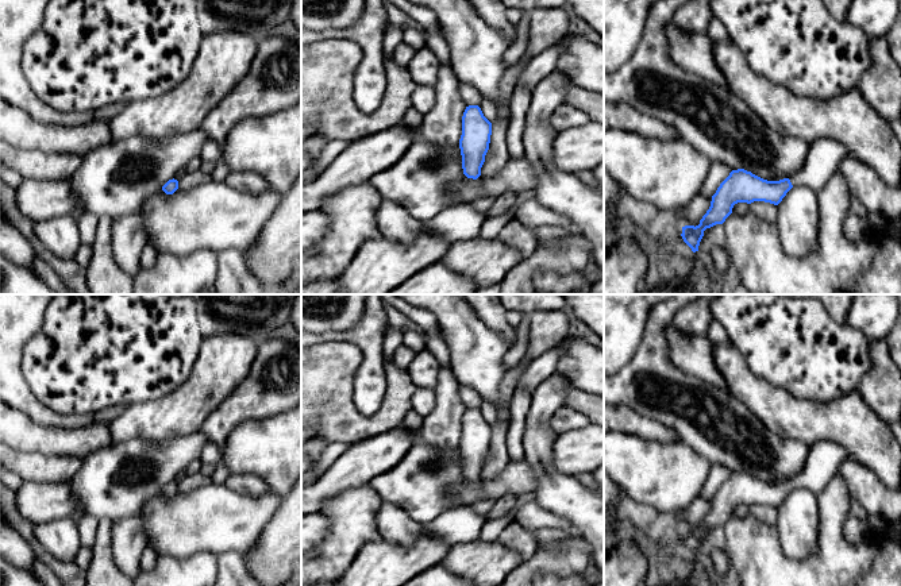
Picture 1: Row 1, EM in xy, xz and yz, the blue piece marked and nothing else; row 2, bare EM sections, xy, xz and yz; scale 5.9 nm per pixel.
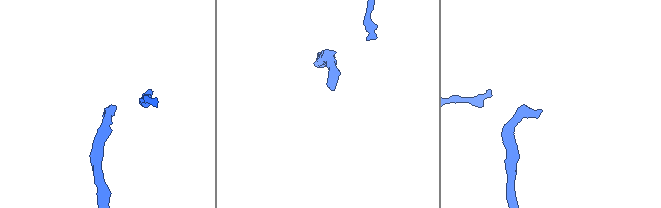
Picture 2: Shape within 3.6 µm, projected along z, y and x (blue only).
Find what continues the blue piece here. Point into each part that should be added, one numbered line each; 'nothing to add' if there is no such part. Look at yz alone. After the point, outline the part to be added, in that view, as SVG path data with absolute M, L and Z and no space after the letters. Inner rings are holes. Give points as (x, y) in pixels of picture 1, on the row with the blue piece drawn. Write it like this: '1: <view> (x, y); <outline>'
1: yz (823, 158); M821 139L810 143L802 169L789 180L793 186L805 185L819 193L847 155L847 147L838 140Z

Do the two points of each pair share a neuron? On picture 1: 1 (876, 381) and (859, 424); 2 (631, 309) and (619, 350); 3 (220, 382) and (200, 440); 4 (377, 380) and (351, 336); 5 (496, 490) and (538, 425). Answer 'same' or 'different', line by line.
1: different
2: same
3: different
4: same
5: different

